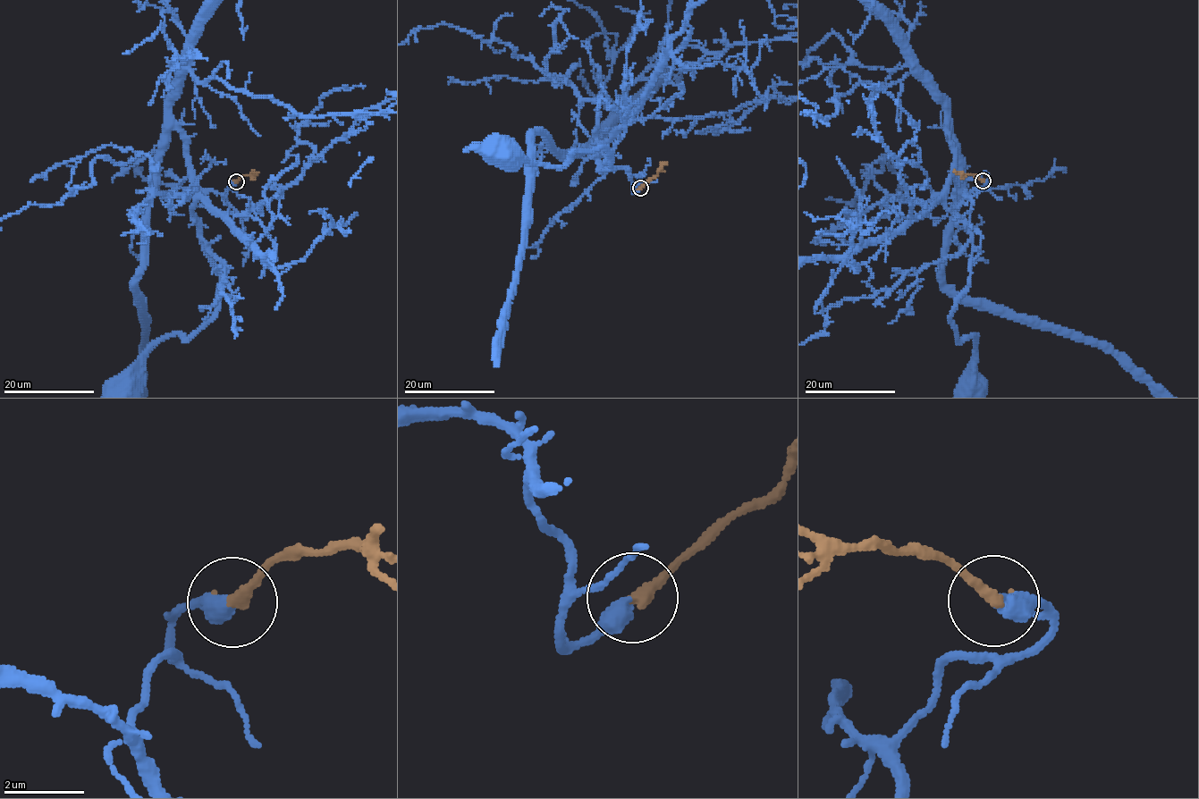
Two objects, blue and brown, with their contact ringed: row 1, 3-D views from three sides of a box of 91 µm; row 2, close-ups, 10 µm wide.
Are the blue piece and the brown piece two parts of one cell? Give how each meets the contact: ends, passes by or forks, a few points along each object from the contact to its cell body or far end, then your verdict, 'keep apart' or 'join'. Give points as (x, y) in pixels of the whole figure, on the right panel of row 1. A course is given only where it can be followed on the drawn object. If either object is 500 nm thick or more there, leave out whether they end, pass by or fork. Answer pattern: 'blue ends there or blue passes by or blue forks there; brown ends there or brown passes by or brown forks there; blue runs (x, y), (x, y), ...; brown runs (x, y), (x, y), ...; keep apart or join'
blue runs (982, 180), (951, 210), (972, 243), (969, 286), (950, 315), (956, 336), (975, 338), (968, 393); brown runs (982, 180), (973, 175), (960, 176), (954, 172); join

